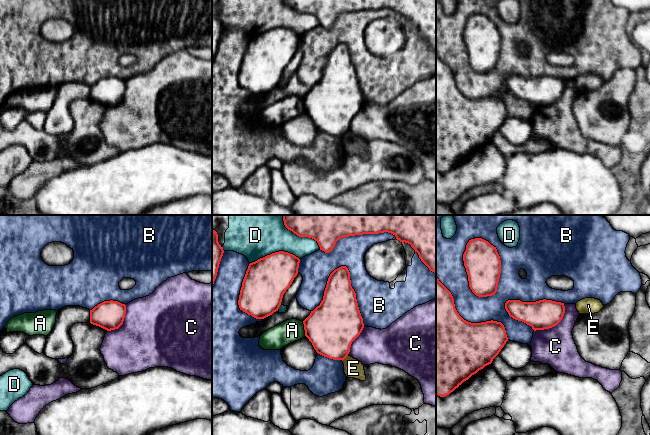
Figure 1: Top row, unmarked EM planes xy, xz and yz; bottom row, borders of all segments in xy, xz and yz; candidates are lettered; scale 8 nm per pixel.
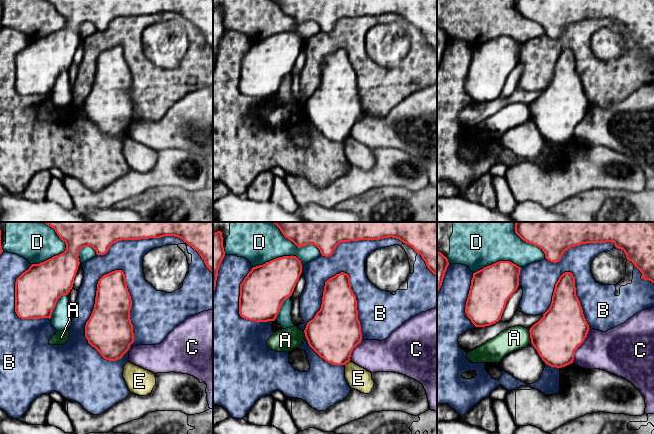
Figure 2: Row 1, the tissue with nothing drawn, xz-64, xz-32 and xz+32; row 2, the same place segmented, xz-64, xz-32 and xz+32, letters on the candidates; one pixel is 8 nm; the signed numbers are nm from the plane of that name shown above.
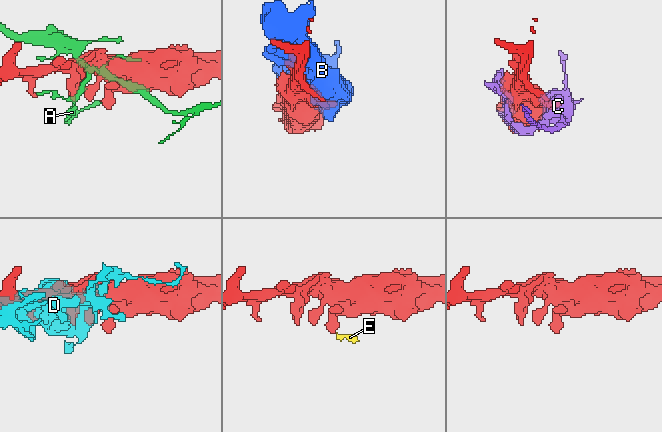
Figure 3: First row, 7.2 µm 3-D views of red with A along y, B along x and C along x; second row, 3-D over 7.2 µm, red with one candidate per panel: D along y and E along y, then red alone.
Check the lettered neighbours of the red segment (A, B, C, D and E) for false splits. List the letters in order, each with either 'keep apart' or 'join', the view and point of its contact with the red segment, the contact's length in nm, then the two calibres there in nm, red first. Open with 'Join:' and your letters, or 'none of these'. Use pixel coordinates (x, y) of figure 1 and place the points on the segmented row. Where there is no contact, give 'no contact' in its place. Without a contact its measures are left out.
Join: none of these
A: keep apart; meets red in xz at (304, 328); contact 120 nm long; 400 nm thick on the red side, 180 nm on the other
B: keep apart; meets red in yz at (467, 274); contact 500 nm long; 280 nm thick on the red side, 320 nm on the other
C: keep apart; meets red in yz at (555, 325); contact 340 nm long; 240 nm thick on the red side, 300 nm on the other
D: keep apart; meets red in xz at (299, 236); contact 420 nm long; 400 nm thick on the red side, 300 nm on the other
E: keep apart; meets red in xz at (345, 357); contact 70 nm long; 380 nm thick on the red side, 150 nm on the other

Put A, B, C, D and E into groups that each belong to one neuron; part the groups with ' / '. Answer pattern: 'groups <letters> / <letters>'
groups A / B / C D E

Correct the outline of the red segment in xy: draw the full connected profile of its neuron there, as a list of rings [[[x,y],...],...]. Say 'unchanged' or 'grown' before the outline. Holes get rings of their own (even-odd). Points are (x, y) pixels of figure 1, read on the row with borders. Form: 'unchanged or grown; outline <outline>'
unchanged; outline [[[104,301],[90,310],[90,323],[107,331],[118,329],[124,321],[126,305],[118,301]]]

